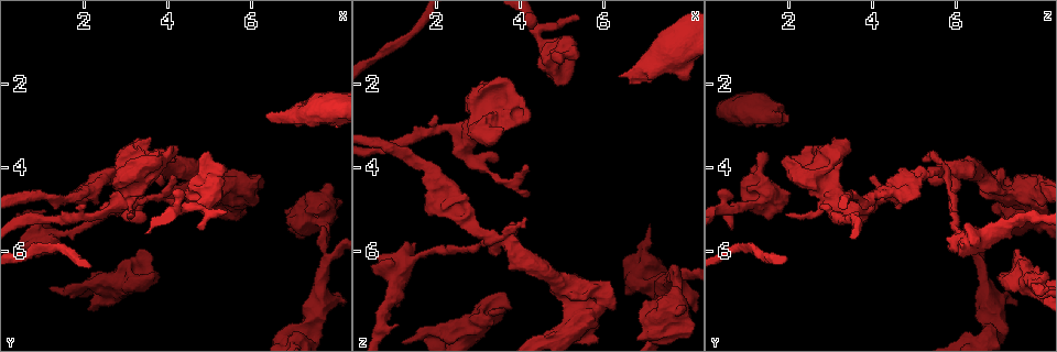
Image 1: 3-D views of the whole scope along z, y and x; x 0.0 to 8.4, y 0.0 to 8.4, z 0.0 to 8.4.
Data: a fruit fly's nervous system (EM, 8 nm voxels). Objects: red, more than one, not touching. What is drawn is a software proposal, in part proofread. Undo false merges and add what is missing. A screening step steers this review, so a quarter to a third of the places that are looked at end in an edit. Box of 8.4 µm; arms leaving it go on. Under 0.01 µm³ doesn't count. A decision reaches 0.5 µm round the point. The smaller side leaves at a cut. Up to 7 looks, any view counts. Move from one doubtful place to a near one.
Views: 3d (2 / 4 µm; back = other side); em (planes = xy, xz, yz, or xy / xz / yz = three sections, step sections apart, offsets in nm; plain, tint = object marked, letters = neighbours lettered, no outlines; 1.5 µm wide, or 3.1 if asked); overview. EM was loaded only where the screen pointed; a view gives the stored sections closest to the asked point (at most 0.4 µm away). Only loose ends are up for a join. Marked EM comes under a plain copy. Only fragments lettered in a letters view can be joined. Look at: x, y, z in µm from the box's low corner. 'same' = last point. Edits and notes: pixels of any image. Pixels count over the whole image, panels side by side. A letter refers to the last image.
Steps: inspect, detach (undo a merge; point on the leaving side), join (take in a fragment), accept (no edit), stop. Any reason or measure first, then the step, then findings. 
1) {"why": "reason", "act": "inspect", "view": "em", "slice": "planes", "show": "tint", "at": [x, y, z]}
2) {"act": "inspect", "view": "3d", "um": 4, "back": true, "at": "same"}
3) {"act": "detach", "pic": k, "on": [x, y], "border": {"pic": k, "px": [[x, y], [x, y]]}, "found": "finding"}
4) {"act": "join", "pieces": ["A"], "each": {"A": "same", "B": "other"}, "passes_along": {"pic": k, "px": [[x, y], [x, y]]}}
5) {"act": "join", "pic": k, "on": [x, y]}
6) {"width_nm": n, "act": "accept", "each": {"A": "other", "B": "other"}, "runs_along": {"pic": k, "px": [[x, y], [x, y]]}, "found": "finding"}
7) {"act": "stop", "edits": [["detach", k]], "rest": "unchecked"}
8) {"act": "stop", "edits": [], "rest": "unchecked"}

{"why": "an open end", "act": "inspect", "view": "em", "slice": "planes", "show": "tint", "at": [4.15, 4.20, 4.00]}

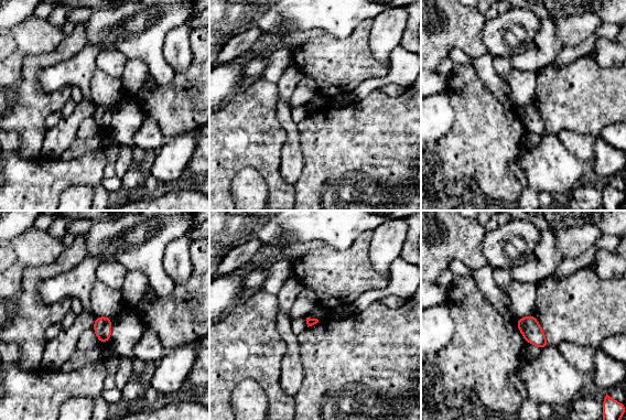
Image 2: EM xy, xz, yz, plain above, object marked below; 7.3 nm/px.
{"why": "what lies round it", "act": "inspect", "view": "em", "slice": "planes", "show": "letters", "at": "same"}

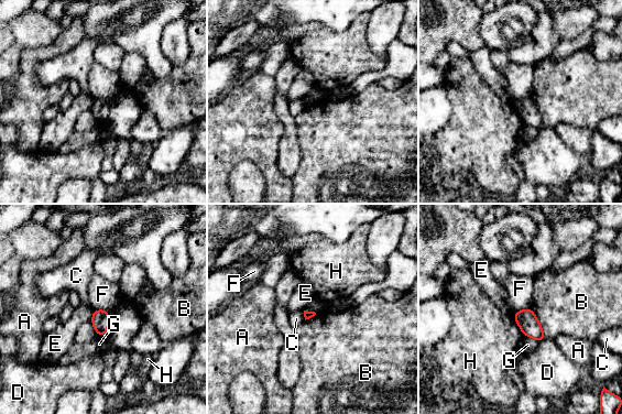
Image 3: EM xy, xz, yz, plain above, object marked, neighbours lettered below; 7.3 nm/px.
{"longest_contact_nm": ["B", 260], "act": "accept", "each": {"A": "other", "B": "other", "C": "other", "D": "other", "E": "other", "F": "other", "G": "other", "H": "other"}, "found": "no lettered fragment goes on from it"}

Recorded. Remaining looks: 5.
{"why": "three arms meet", "act": "inspect", "view": "em", "slice": "planes", "show": "tint", "at": [3.60, 4.10, 5.75]}

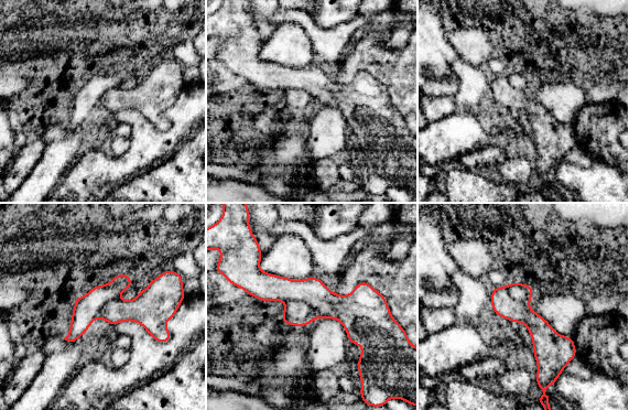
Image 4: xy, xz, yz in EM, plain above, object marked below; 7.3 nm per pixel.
{"act": "inspect", "view": "em", "slice": "planes", "show": "letters", "at": "same"}

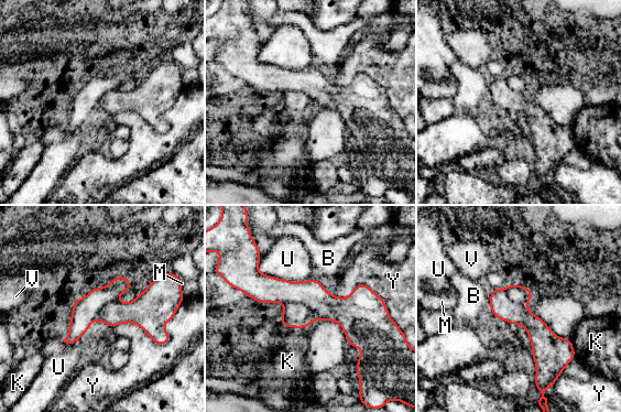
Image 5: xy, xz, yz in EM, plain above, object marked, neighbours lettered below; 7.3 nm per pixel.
{"width_nm": 280, "act": "detach", "pic": 5, "on": [298, 315], "each": {"B": "other", "K": "other", "M": "other", "U": "other", "V": "other", "Y": "other"}, "border": {"pic": 5, "px": [[283, 303], [304, 303], [314, 320]]}, "found": "a second neuron is stuck on"}

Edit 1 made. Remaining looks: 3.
{"why": "redraw", "act": "inspect", "view": "overview"}

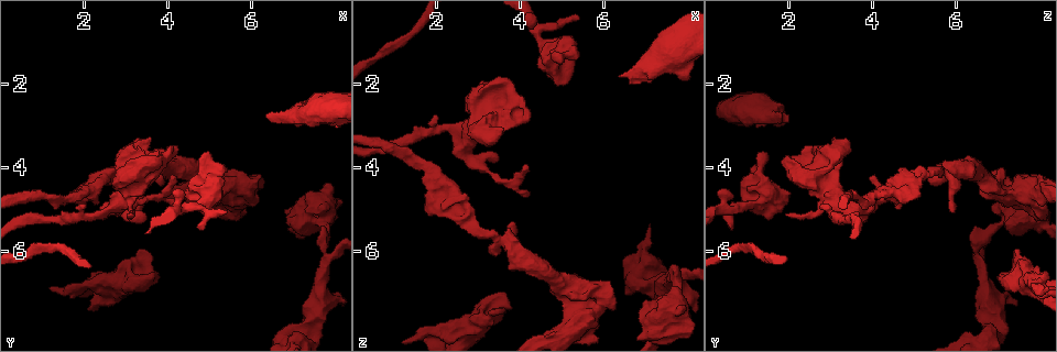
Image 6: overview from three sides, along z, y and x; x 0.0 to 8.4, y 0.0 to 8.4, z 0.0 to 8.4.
{"why": "abrupt turn", "act": "inspect", "view": "em", "slice": "planes", "show": "tint", "at": [7.60, 5.30, 7.15]}

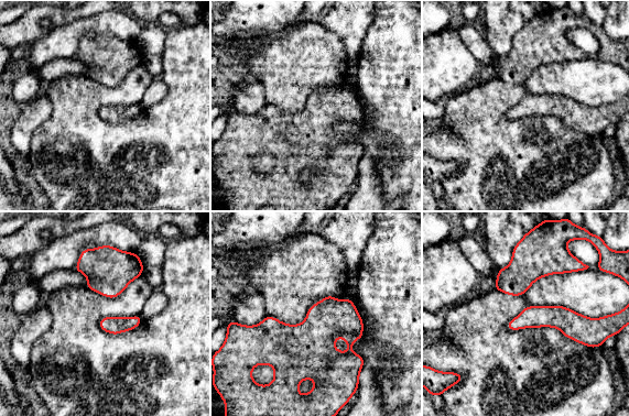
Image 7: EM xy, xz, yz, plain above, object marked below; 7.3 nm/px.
{"why": "what lies round it", "act": "inspect", "view": "em", "slice": "planes", "show": "letters", "at": "same"}

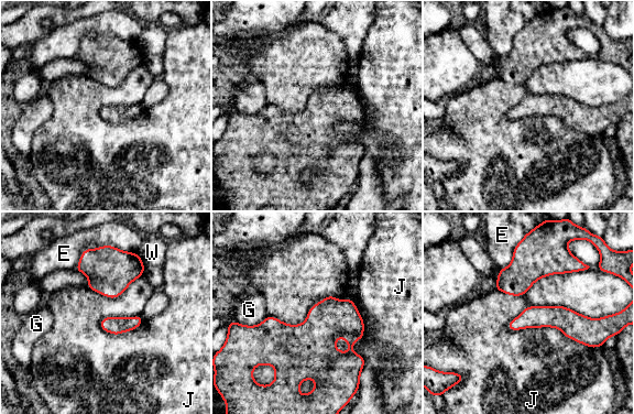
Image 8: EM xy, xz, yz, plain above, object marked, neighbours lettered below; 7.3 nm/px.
{"longest_contact_nm": ["J", 750], "act": "accept", "each": {"E": "other", "G": "other", "J": "other", "W": "other"}, "found": "one neuron here"}

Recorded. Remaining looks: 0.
{"act": "stop", "edits": [["detach", 5]], "rest": "unchecked"}

